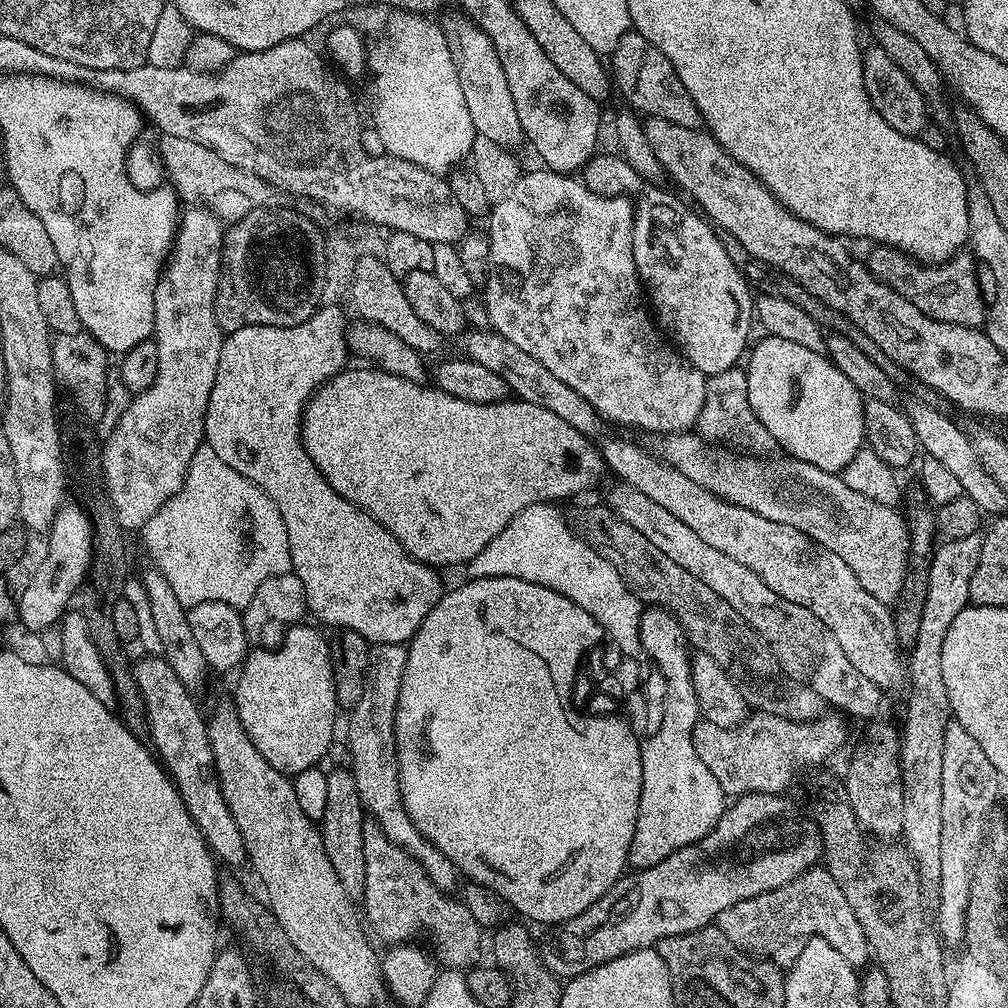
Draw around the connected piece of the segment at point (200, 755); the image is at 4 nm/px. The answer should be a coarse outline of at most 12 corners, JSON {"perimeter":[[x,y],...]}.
{"perimeter":[[163,655],[136,660],[151,747],[213,857],[244,864],[205,713]]}

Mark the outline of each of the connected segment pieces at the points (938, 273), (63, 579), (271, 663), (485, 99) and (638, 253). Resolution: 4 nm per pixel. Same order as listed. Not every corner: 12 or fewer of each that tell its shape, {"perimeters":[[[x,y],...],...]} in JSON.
{"perimeters":[[[876,244],[870,274],[931,320],[980,328],[971,255],[926,264]],[[63,505],[17,599],[33,634],[55,627],[92,565],[92,521]],[[293,624],[238,669],[238,718],[274,770],[336,732],[329,637]],[[459,10],[442,20],[476,134],[525,143],[506,70]],[[644,186],[636,274],[709,377],[741,363],[754,292],[717,229]]]}

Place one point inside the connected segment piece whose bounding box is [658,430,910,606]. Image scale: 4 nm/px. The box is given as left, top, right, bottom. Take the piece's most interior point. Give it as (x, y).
(872, 539)

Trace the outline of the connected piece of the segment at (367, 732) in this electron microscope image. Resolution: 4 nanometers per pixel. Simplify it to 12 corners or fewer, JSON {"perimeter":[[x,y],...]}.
{"perimeter":[[369,647],[348,752],[367,815],[437,887],[458,879],[400,789],[394,718],[407,647]]}

